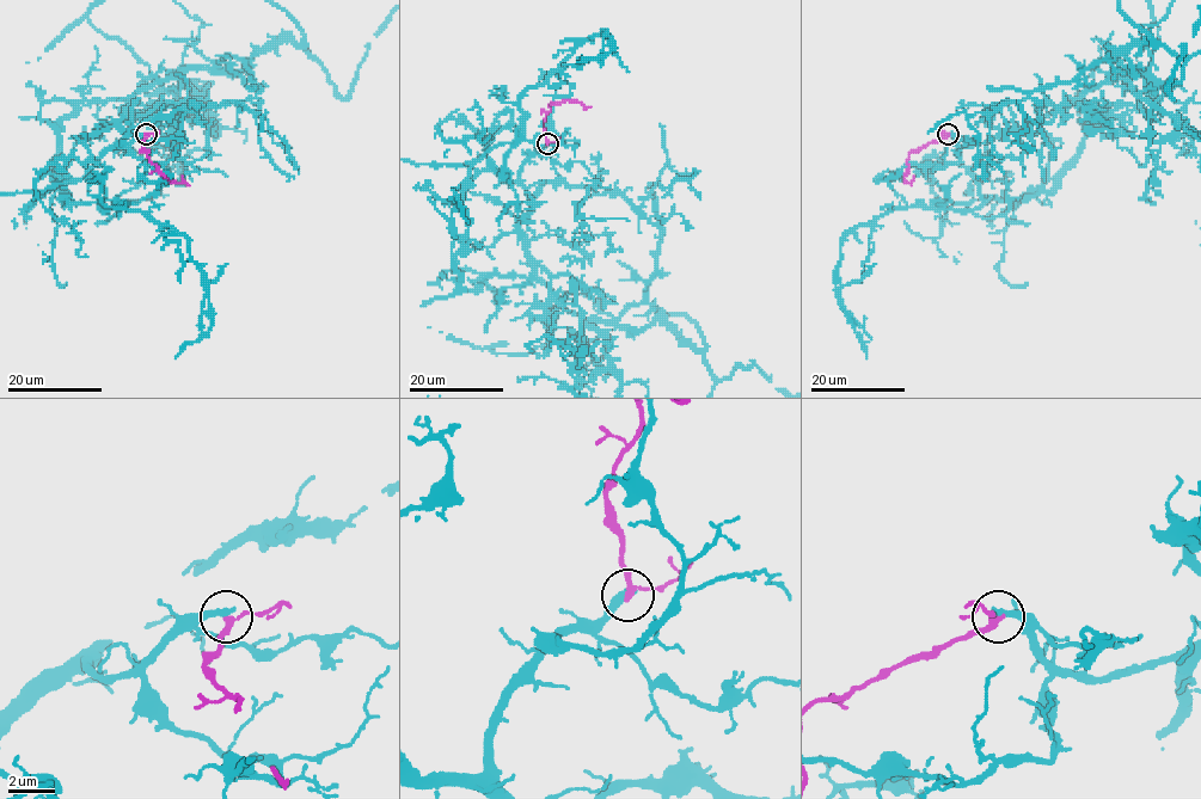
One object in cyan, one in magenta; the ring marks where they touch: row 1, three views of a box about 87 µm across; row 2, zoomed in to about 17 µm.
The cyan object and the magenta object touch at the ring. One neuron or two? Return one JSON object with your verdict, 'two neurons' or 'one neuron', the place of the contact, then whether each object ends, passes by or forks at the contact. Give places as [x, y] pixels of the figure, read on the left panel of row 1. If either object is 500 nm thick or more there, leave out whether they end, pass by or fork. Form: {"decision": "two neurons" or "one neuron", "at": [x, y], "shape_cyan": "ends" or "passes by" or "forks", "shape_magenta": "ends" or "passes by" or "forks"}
{"decision": "two neurons", "at": [146, 134], "shape_cyan": "ends", "shape_magenta": "passes by"}

